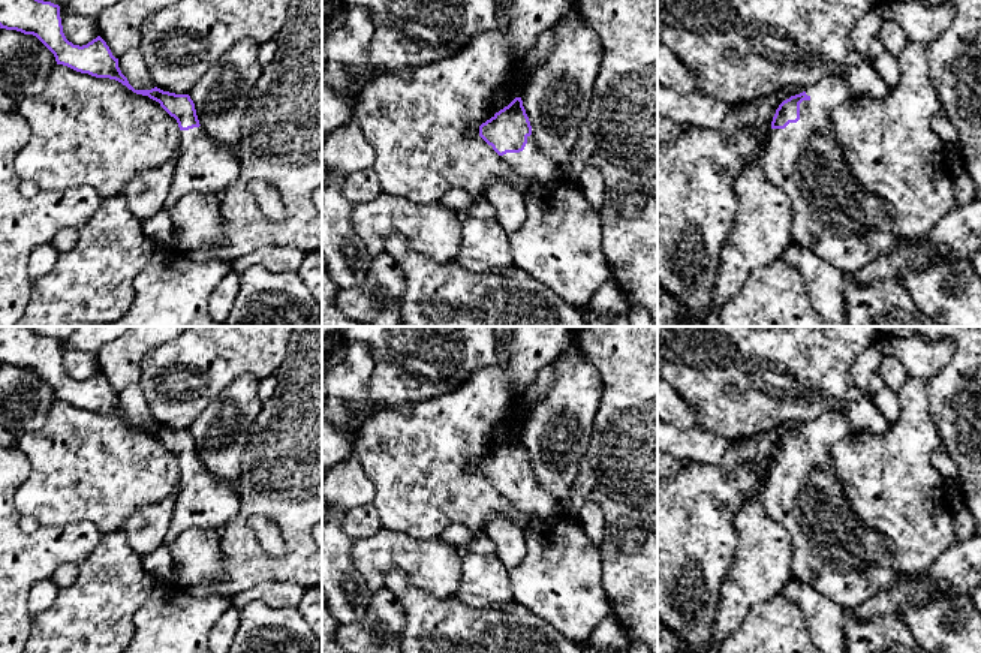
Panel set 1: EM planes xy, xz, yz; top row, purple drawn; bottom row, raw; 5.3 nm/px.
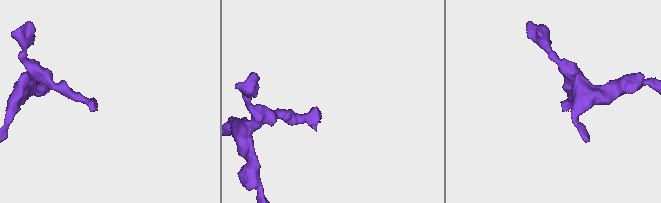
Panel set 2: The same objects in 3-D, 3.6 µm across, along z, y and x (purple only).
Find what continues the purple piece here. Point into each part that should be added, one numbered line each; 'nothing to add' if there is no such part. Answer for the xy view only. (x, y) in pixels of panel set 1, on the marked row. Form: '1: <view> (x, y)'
1: xy (204, 166)

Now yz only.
1: yz (834, 216)

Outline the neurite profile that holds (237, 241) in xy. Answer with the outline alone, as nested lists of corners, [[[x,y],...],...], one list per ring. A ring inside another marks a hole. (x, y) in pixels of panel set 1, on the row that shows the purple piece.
[[[289,0],[286,21],[274,37],[277,51],[270,66],[262,69],[250,103],[241,120],[241,138],[237,147],[240,177],[220,195],[225,231],[220,246],[186,253],[193,262],[219,261],[232,264],[238,258],[270,246],[297,246],[304,252],[322,250],[322,214],[312,195],[322,187],[322,0]],[[253,181],[271,184],[282,196],[288,211],[282,223],[265,217],[256,202]]]

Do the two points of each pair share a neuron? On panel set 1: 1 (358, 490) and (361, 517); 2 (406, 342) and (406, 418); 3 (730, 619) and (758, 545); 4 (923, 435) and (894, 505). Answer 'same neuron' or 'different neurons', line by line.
1: different neurons
2: different neurons
3: same neuron
4: same neuron

